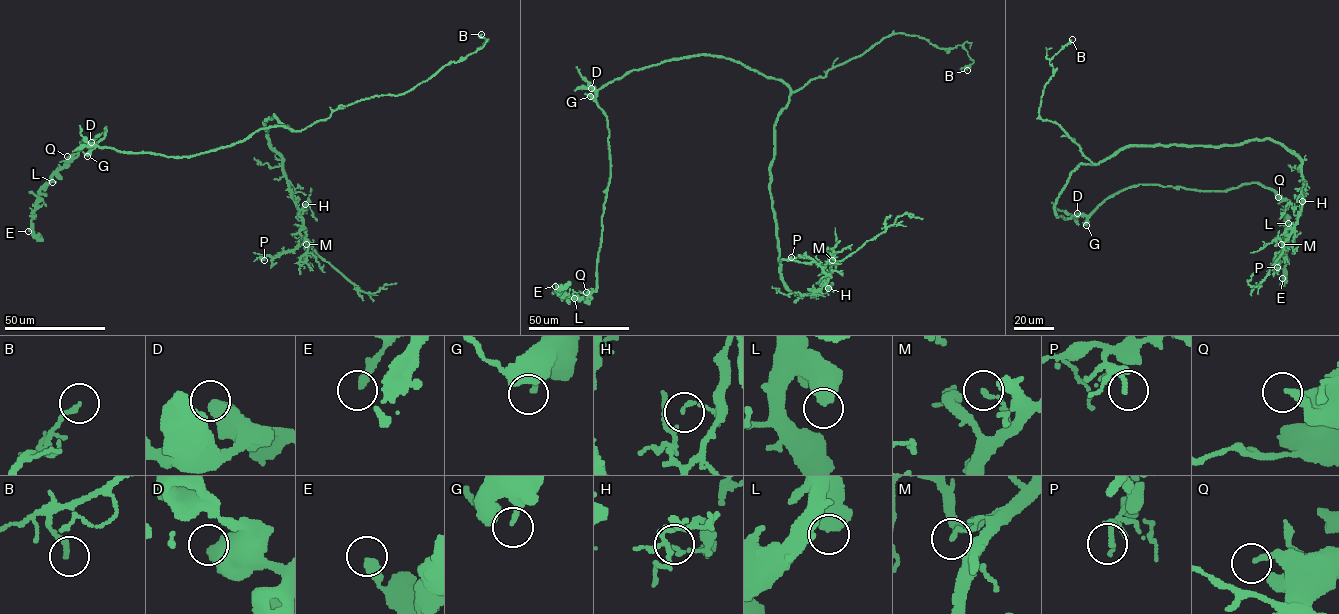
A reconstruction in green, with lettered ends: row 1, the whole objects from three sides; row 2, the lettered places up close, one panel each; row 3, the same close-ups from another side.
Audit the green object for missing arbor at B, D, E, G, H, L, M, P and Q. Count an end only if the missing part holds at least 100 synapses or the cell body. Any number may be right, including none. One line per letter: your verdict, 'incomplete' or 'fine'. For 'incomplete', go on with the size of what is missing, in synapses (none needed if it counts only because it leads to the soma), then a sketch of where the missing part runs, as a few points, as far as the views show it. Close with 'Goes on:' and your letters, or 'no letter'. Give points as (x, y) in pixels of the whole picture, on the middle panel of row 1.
B: fine
D: fine
E: fine
G: fine
H: fine
L: fine
M: fine
P: fine
Q: fine
Goes on: no letter

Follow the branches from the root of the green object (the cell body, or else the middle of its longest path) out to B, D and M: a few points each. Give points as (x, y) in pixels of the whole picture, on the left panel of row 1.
B: (253, 134), (275, 126), (300, 131), (359, 100), (407, 92), (446, 65), (474, 53), (488, 40), (481, 34)
D: (253, 134), (229, 146), (180, 157), (124, 153), (91, 142)
M: (253, 134), (275, 126), (291, 130), (275, 115), (263, 123), (268, 143), (282, 161), (306, 244)

